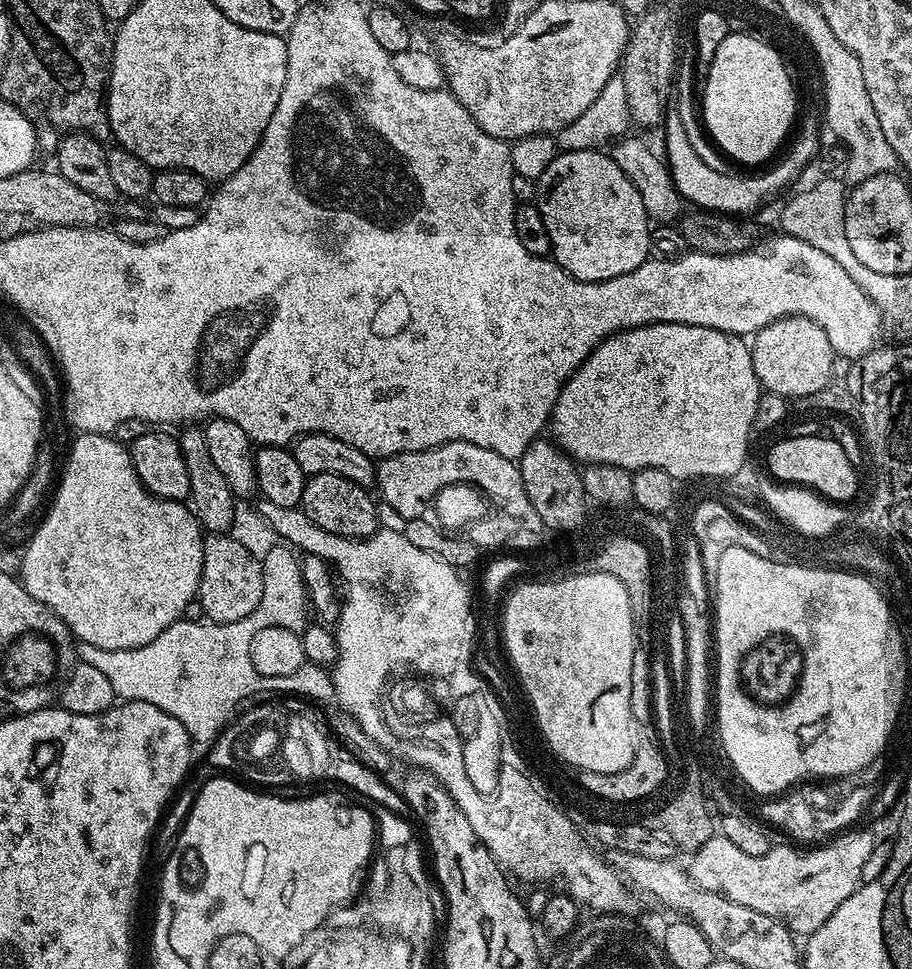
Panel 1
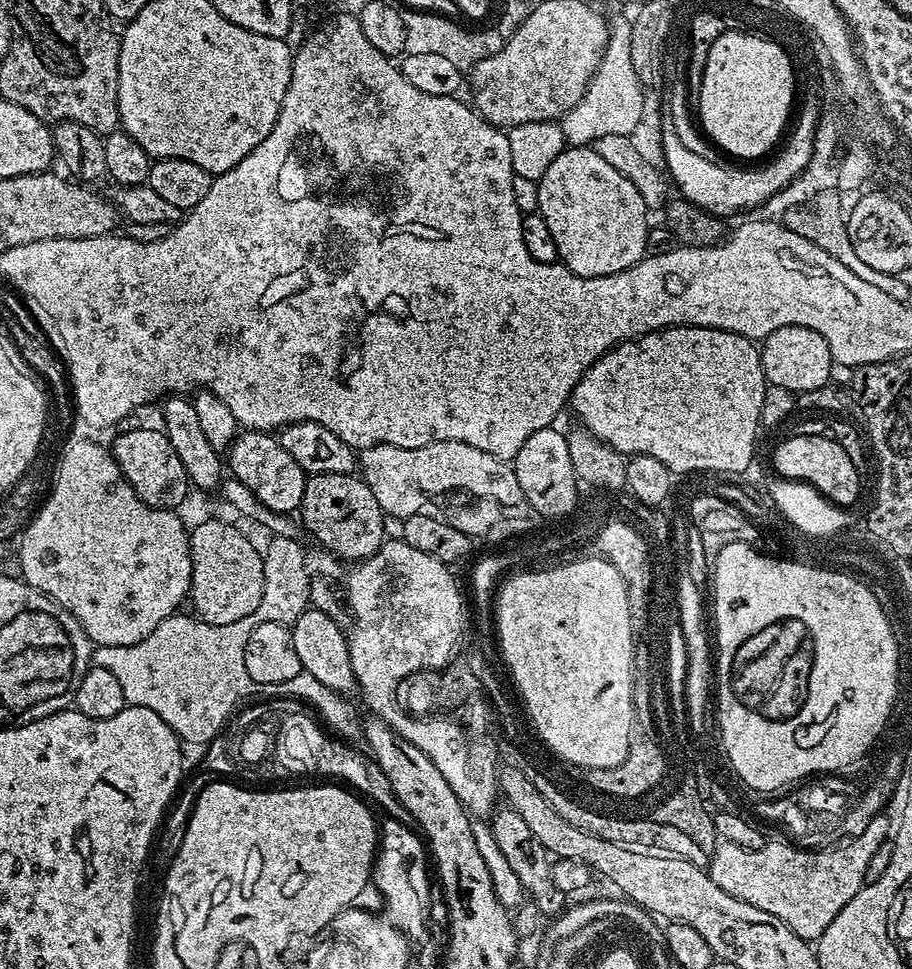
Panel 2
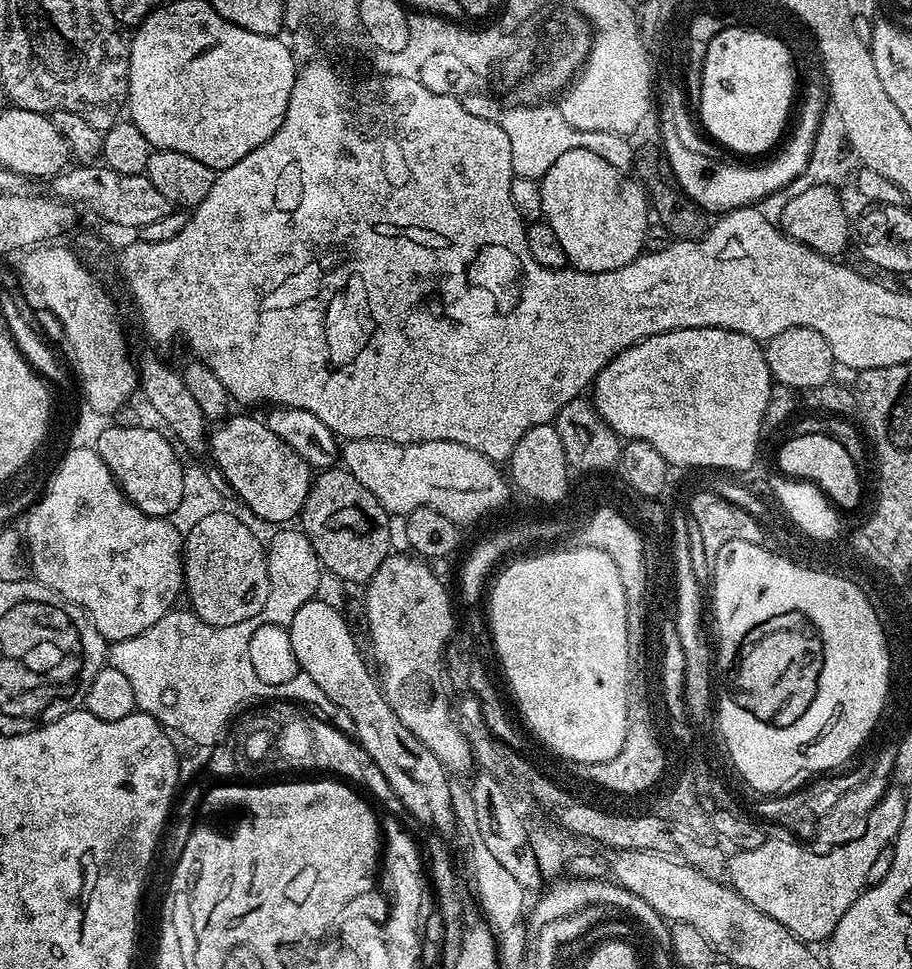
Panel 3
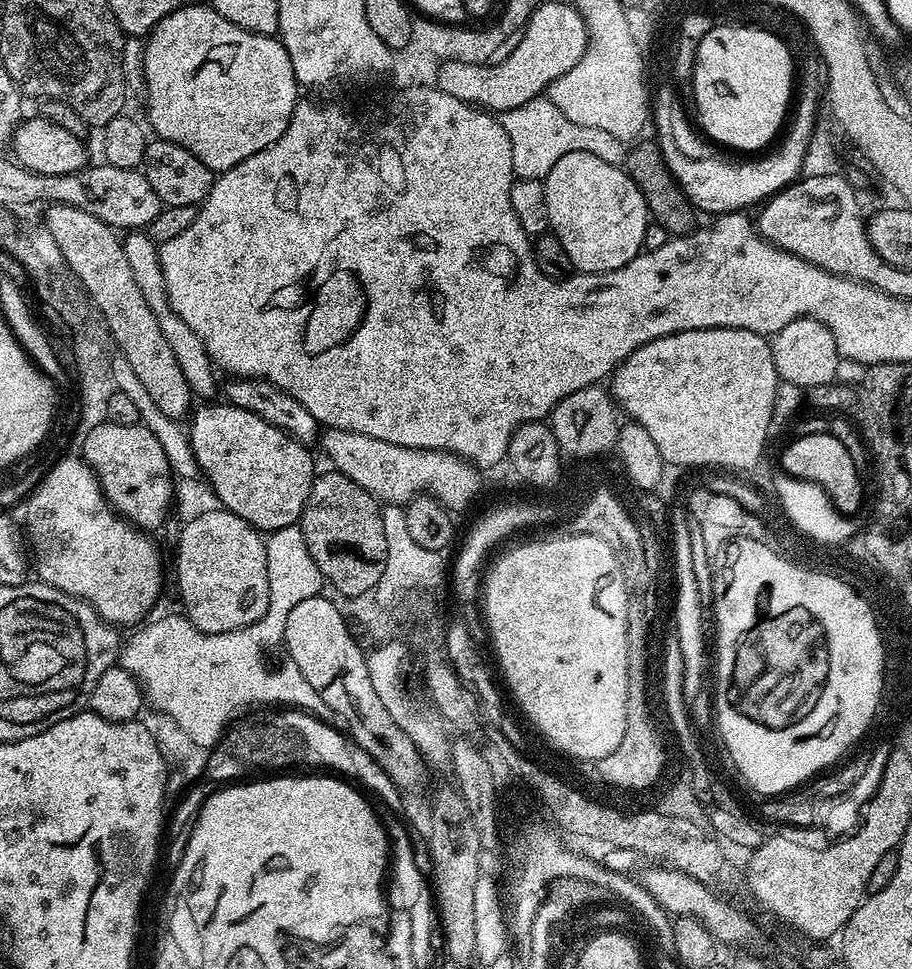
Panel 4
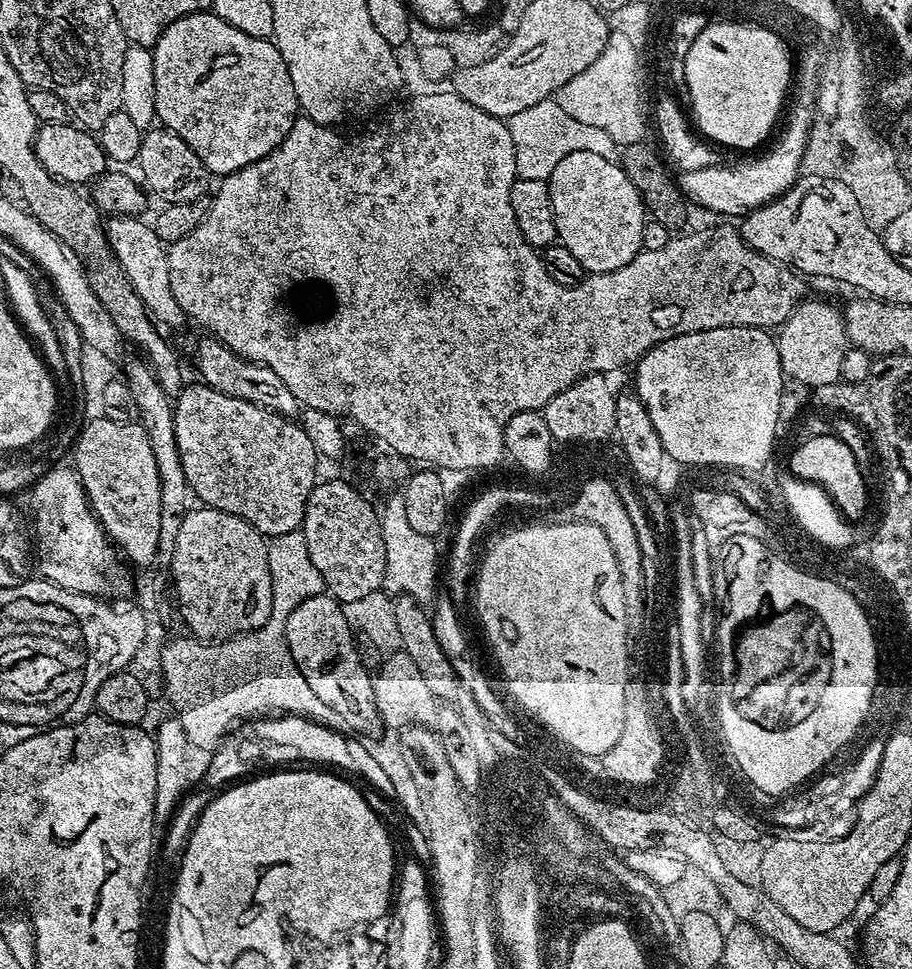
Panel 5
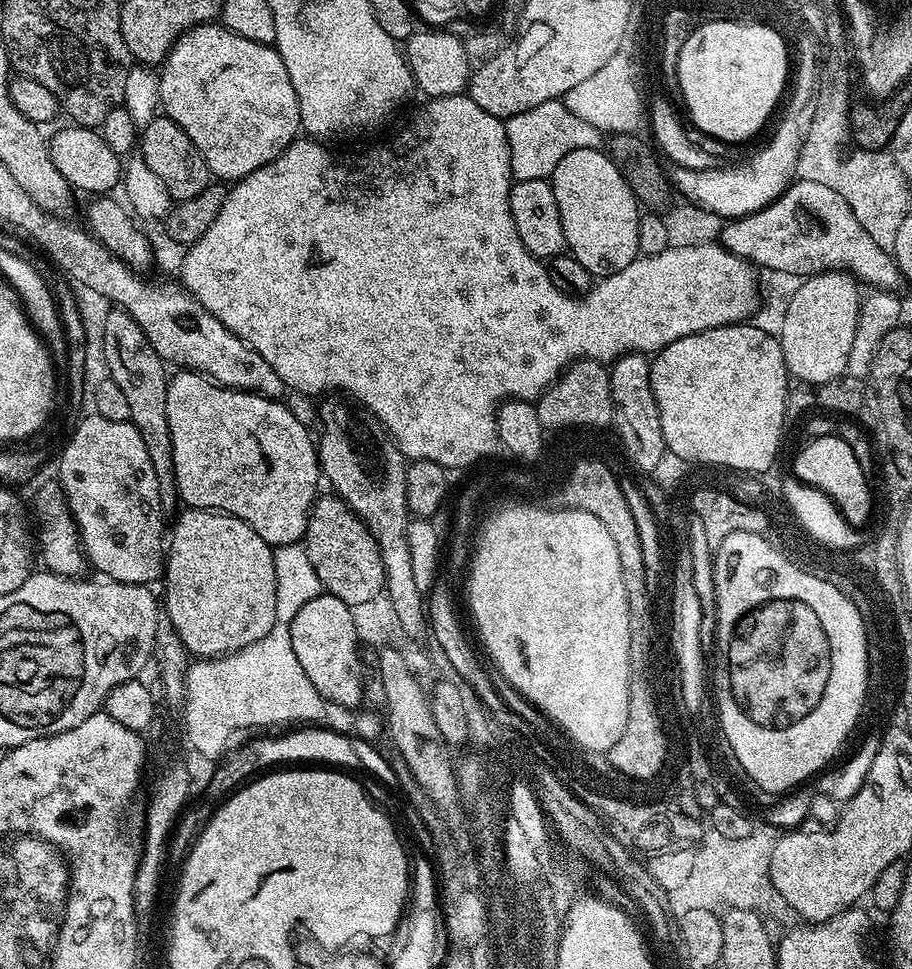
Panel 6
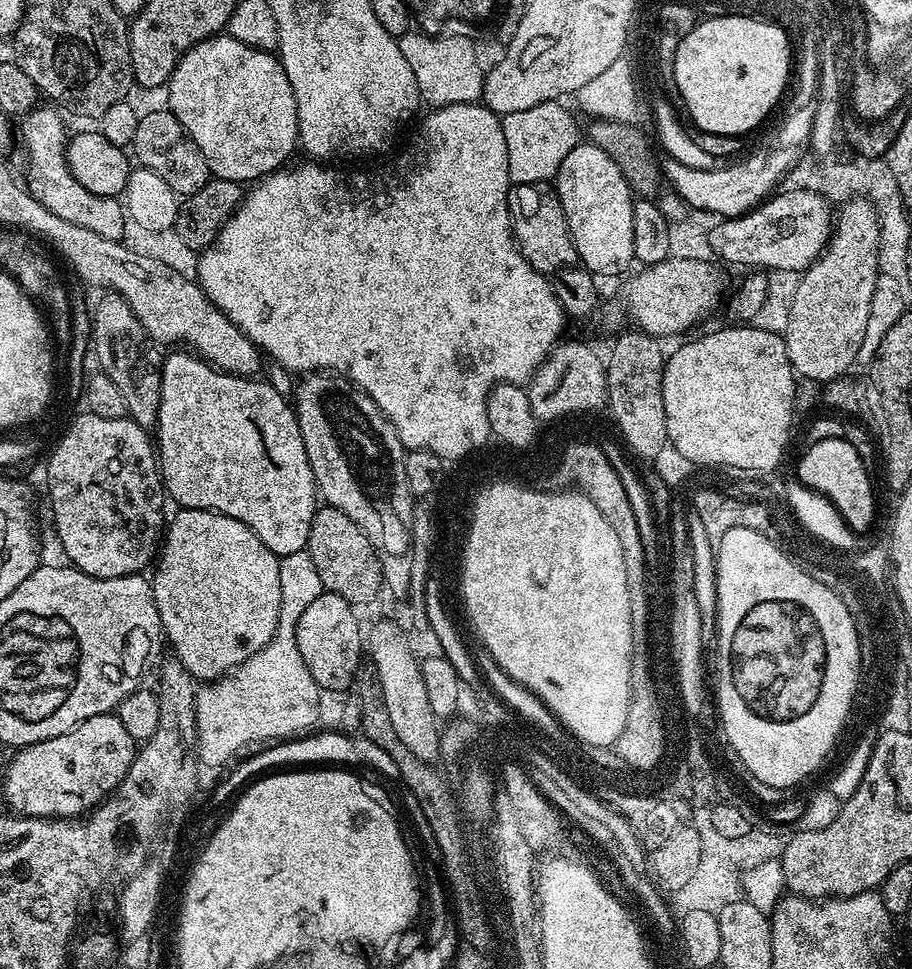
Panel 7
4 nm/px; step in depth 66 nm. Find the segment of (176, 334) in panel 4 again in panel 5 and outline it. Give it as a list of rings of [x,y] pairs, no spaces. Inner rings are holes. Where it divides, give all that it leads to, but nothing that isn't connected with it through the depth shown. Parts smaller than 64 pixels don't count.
[[[113,216],[107,221],[106,231],[108,244],[116,256],[116,261],[122,266],[130,286],[134,286],[134,294],[142,298],[153,321],[165,329],[180,328],[186,324],[182,306],[178,306],[174,290],[170,286],[168,248],[164,240],[158,238],[155,227],[149,221],[147,224],[140,216]]]

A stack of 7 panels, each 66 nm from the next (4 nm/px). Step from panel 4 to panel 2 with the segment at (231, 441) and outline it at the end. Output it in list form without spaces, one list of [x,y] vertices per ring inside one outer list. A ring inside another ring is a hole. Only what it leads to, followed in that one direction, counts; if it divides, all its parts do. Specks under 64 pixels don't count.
[[[251,430],[241,431],[226,453],[226,464],[227,467],[228,464],[232,467],[231,475],[234,479],[242,482],[242,486],[247,486],[254,498],[262,502],[262,506],[285,514],[295,513],[299,509],[306,473],[302,466],[298,466],[298,462],[294,462],[294,458],[290,458],[290,454],[286,454],[286,450],[282,450],[275,435]]]

